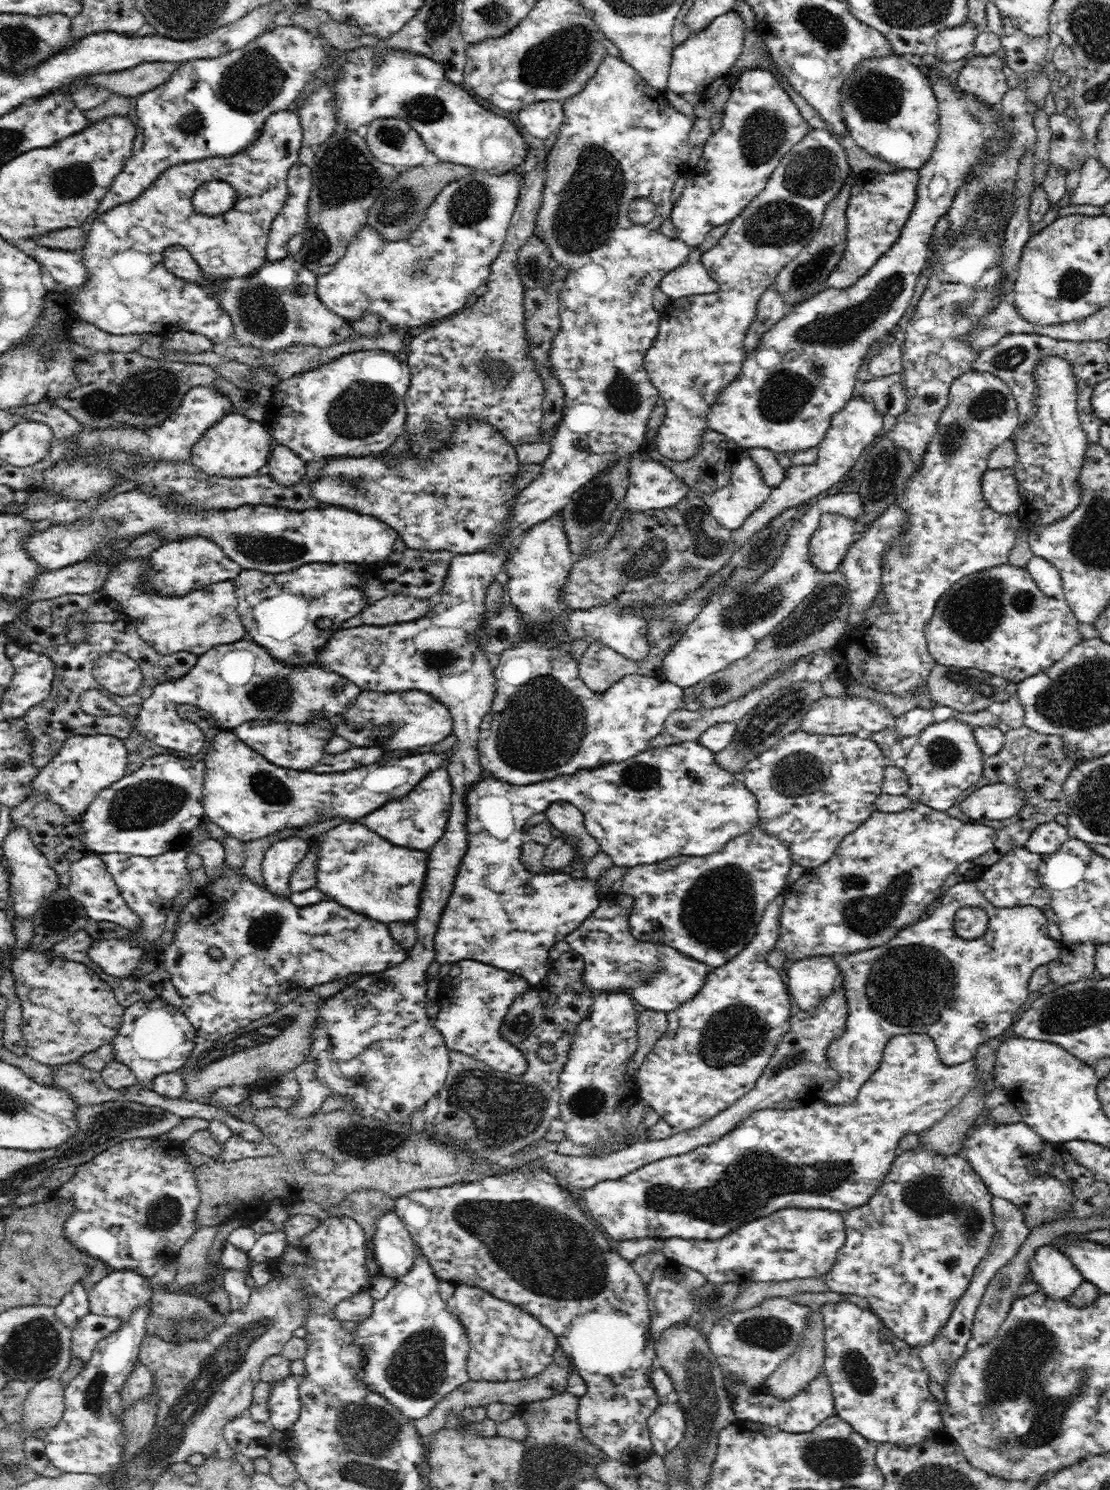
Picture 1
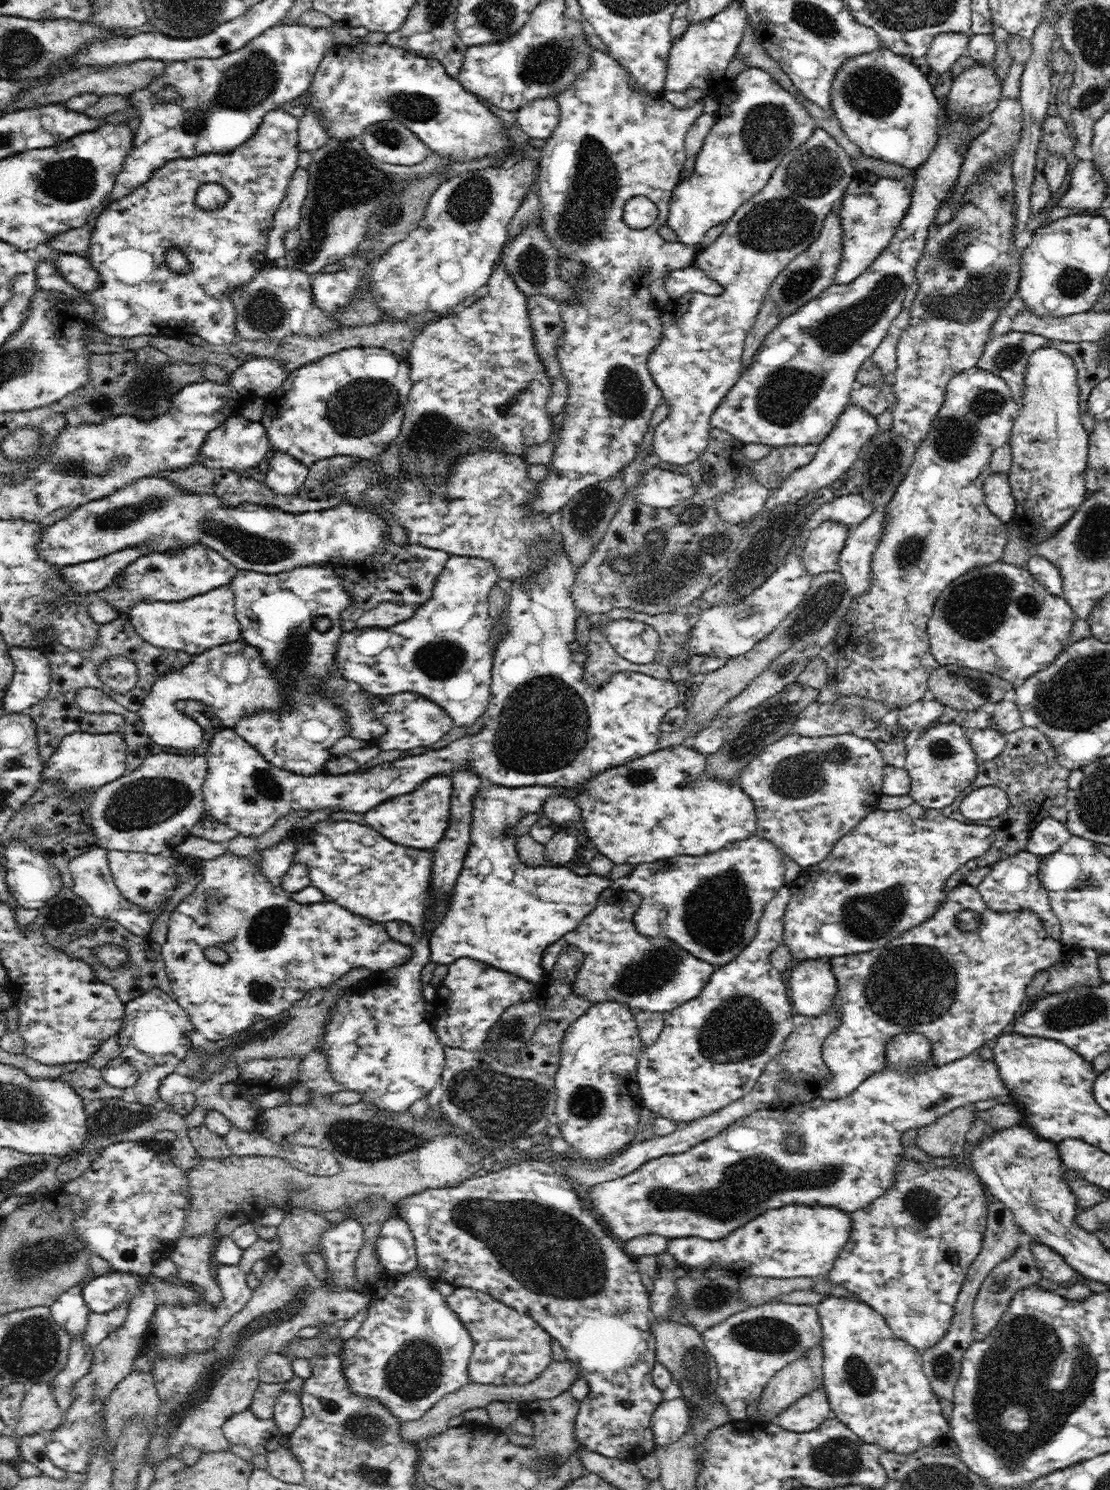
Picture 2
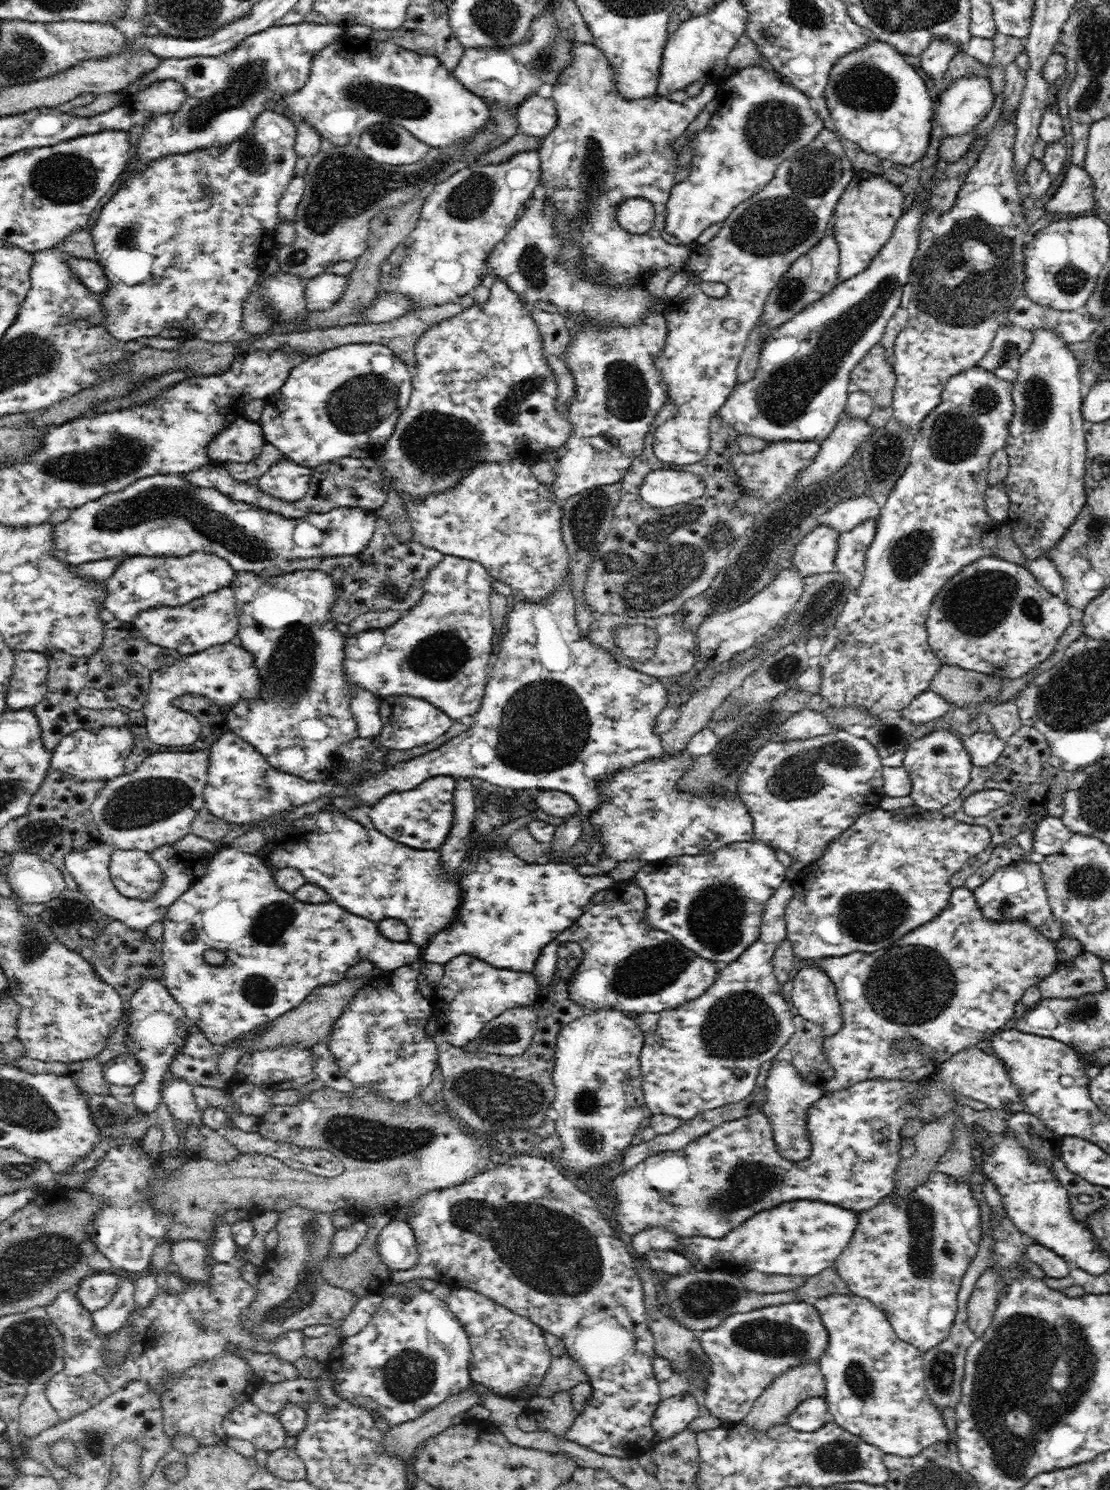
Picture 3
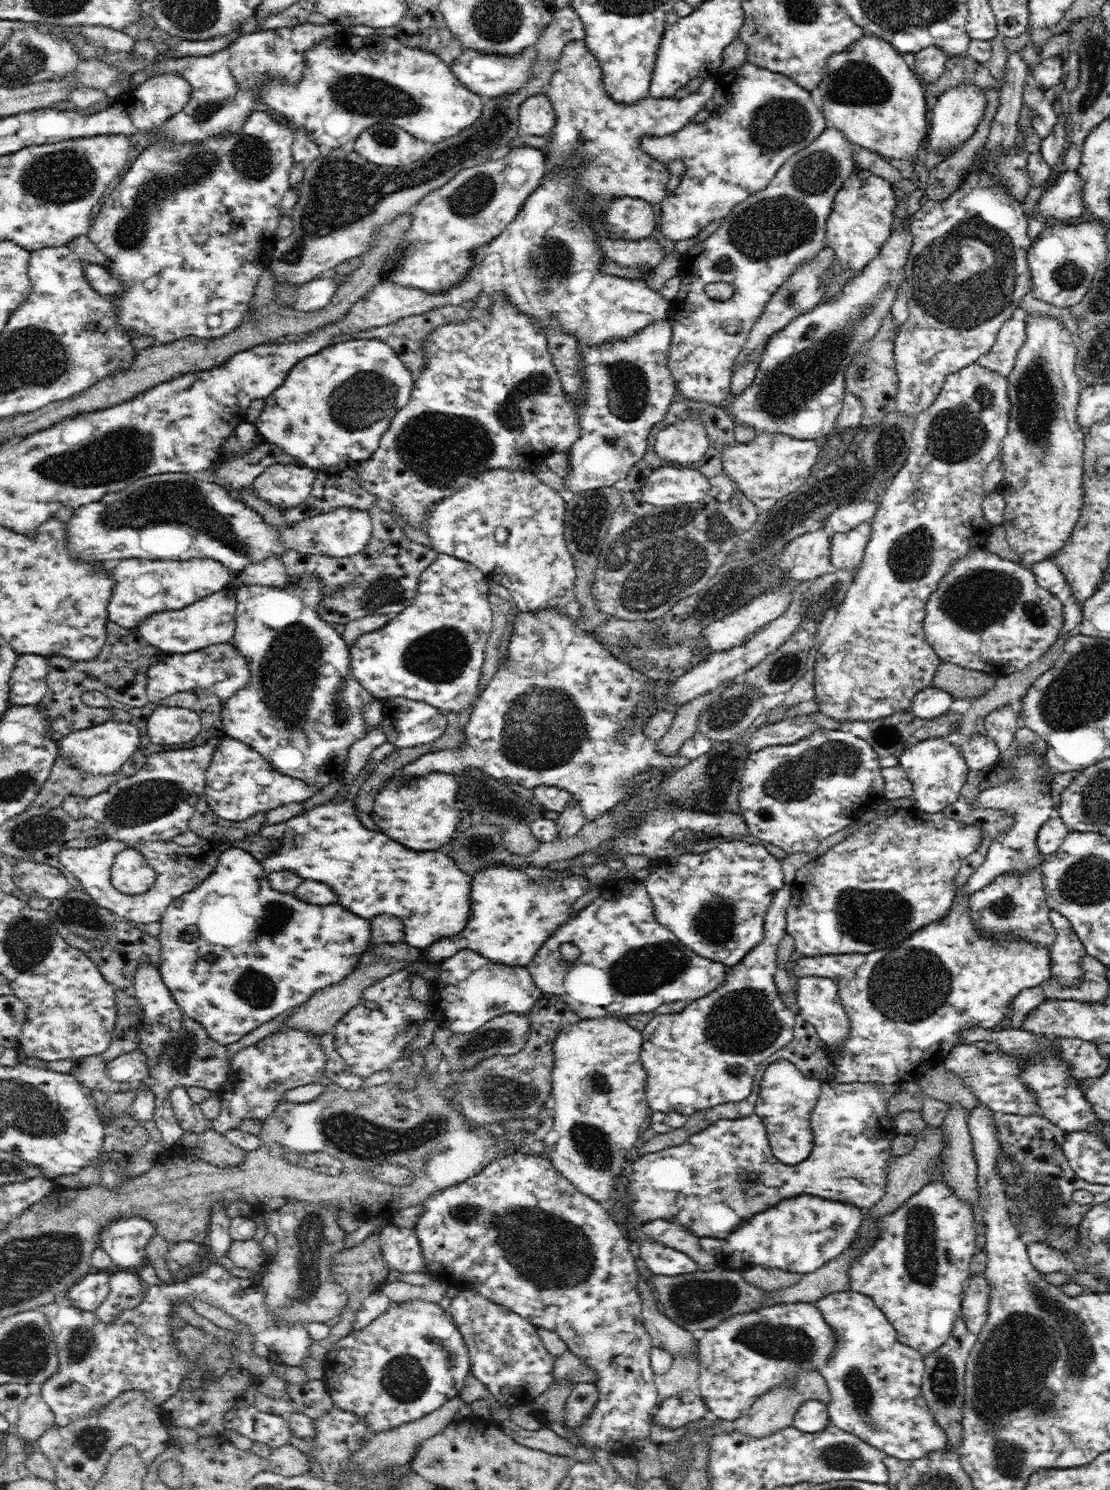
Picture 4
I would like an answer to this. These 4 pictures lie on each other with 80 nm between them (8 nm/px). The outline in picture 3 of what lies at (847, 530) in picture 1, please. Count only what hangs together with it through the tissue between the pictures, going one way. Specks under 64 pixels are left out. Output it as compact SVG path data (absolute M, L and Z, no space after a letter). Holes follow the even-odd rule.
M820 525L796 544L792 554L794 568L800 575L814 576L835 570L834 560L840 533L828 525Z

